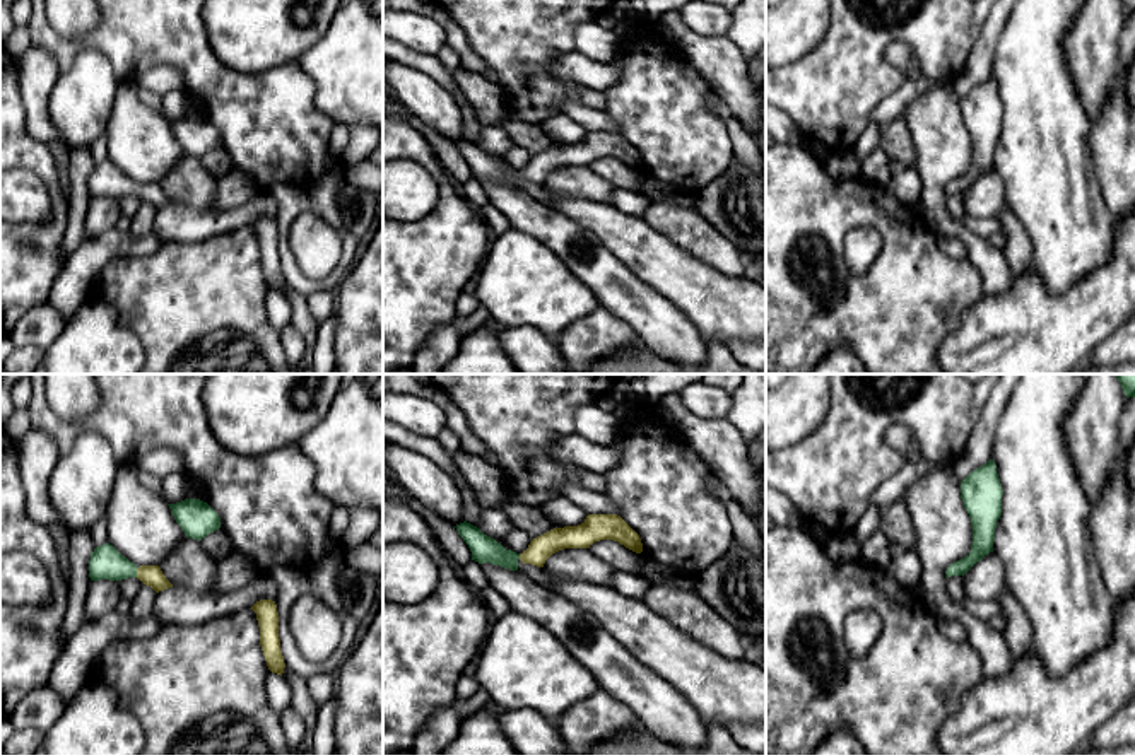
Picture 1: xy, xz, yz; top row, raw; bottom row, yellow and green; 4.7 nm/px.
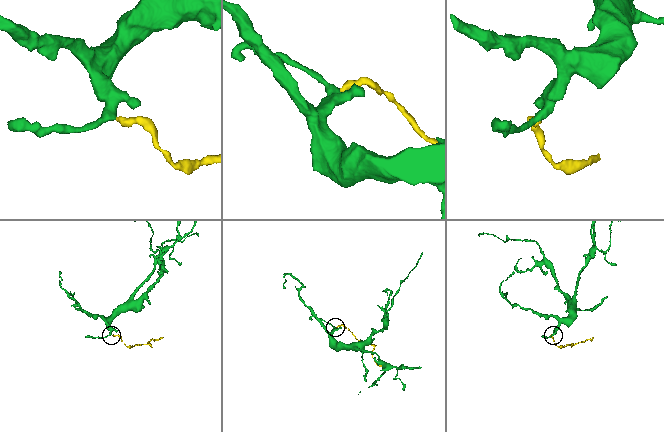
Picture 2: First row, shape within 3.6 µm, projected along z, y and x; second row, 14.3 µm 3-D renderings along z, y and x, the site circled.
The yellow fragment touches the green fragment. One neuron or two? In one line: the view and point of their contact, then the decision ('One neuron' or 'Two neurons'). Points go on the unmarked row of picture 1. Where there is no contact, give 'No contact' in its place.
Touches yellow at xy (137, 190). One neuron

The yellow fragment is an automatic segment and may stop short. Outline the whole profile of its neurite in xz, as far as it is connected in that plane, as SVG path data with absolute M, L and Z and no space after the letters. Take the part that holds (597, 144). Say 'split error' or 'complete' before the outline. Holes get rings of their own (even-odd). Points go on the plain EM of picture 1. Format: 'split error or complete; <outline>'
split error; M588 132L578 143L554 145L533 155L523 171L506 167L494 155L484 152L477 143L463 138L455 143L468 162L472 178L494 181L518 188L518 179L544 184L545 178L564 166L590 166L595 159L614 157L626 166L641 171L639 152L617 132Z

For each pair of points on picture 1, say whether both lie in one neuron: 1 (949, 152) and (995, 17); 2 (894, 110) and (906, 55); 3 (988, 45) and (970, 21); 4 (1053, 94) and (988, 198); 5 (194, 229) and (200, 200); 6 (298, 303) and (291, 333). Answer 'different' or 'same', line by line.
1: different
2: same
3: different
4: different
5: different
6: different

